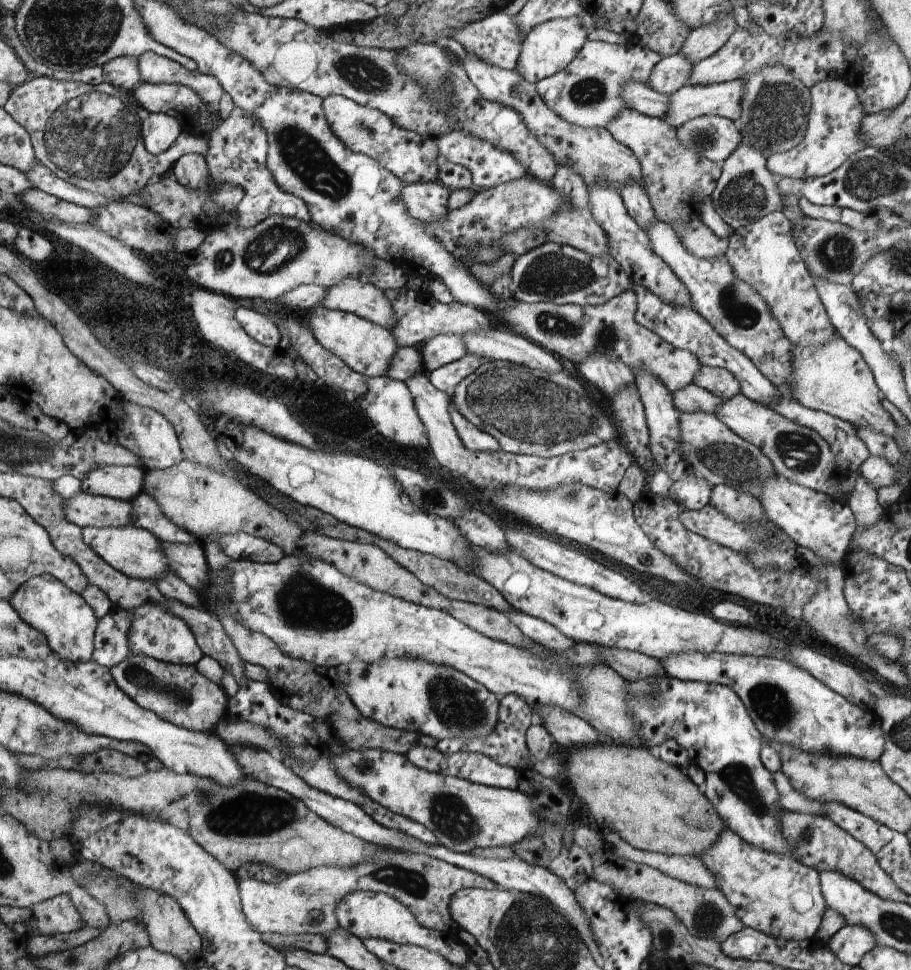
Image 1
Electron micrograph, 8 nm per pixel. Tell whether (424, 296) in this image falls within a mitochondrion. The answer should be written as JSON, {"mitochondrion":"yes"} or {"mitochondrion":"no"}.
{"mitochondrion":"no"}

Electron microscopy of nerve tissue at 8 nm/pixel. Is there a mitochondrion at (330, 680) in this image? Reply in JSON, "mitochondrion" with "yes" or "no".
{"mitochondrion":"no"}

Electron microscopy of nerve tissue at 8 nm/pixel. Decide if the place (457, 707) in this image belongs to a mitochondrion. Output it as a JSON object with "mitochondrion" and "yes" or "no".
{"mitochondrion":"yes"}

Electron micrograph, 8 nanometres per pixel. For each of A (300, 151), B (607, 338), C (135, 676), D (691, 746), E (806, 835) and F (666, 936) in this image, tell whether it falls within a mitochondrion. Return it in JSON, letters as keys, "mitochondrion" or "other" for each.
{"A":"mitochondrion","B":"mitochondrion","C":"mitochondrion","D":"other","E":"mitochondrion","F":"mitochondrion"}

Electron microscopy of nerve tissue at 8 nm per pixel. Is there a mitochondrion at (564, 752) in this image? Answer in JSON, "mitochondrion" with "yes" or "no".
{"mitochondrion":"no"}

